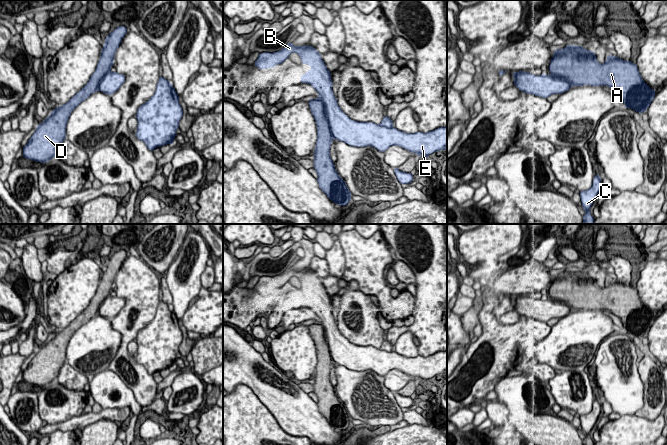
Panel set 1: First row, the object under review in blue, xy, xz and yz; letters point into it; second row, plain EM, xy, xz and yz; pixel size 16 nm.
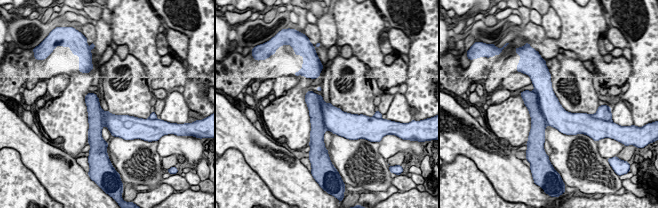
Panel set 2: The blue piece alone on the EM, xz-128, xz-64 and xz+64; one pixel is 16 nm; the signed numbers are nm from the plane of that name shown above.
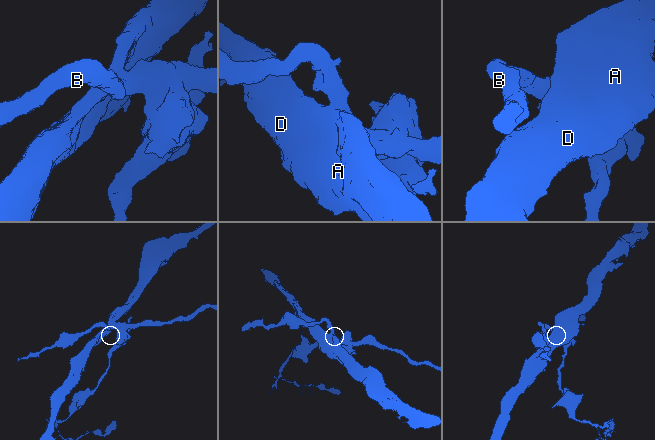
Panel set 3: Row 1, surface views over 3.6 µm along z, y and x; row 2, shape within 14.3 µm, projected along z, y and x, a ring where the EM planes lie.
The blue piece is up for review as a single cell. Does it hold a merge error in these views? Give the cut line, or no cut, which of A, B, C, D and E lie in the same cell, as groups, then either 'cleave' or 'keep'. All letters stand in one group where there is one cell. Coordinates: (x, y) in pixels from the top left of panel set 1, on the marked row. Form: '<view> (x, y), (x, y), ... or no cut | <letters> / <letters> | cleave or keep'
xz (318, 98), (323, 104), (324, 114), (333, 138) | A D / B C E | cleave

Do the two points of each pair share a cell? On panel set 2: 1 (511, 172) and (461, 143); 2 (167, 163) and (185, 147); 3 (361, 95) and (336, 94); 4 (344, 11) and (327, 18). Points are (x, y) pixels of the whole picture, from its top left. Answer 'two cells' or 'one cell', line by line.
1: one cell
2: two cells
3: one cell
4: two cells

